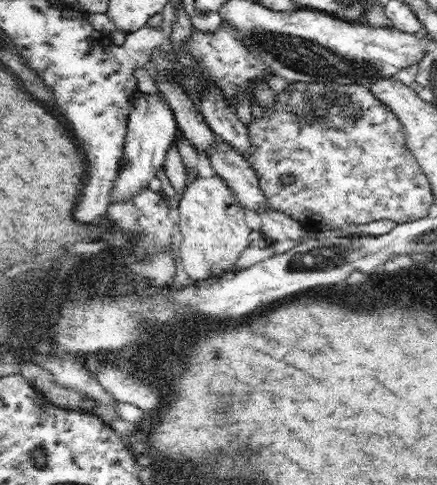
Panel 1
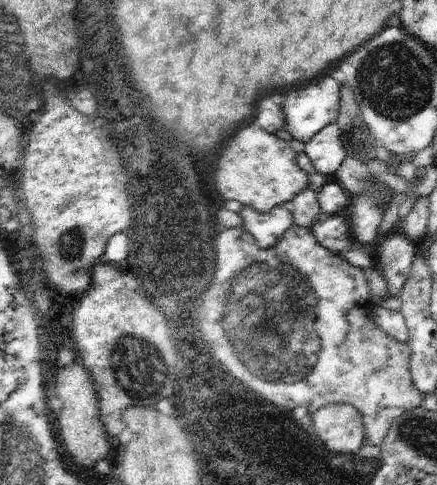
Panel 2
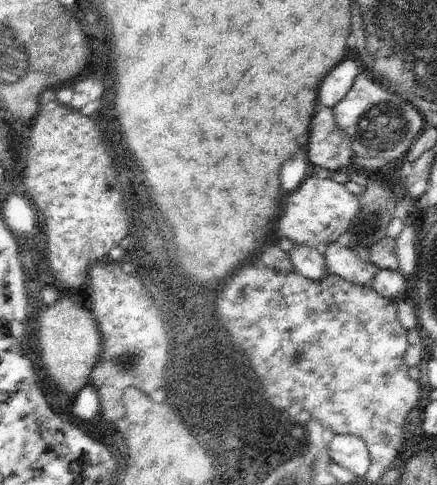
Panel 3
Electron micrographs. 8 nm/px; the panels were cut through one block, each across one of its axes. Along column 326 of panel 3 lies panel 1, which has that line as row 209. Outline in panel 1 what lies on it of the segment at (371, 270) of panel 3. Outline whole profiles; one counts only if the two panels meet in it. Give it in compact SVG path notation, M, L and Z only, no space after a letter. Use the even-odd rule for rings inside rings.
M216 140L208 152L208 158L212 162L212 168L218 172L220 178L226 180L244 208L254 210L256 214L270 208L266 204L266 196L260 190L258 176L242 152L238 152L228 142Z

